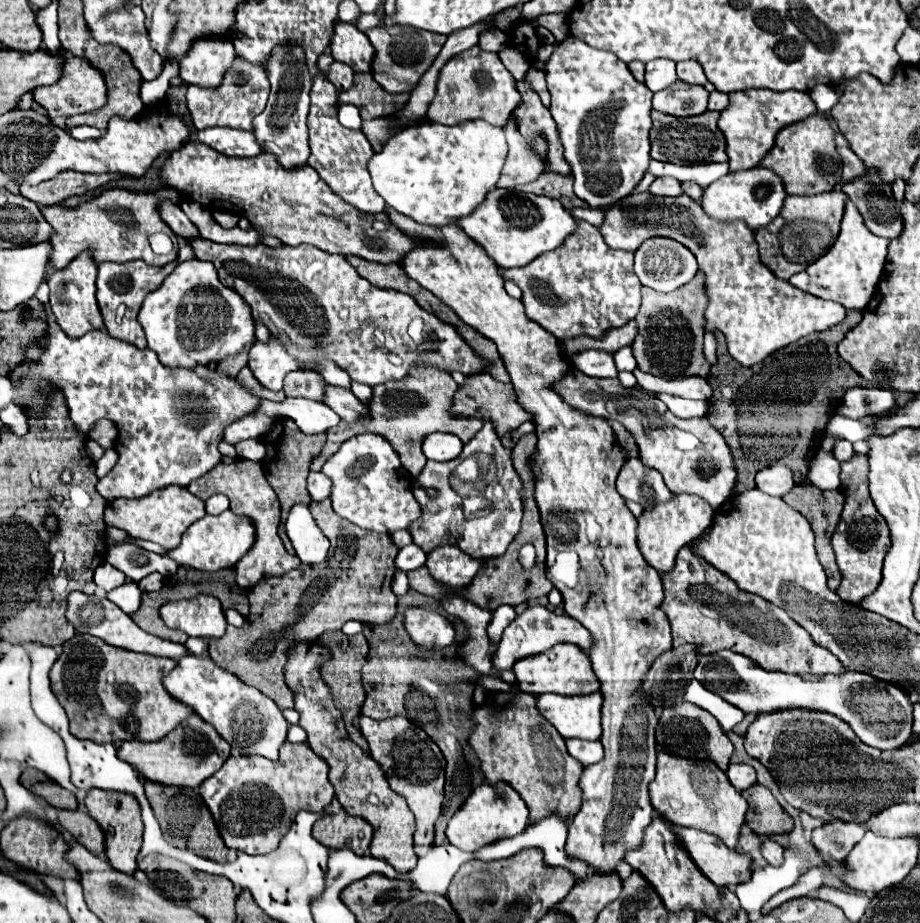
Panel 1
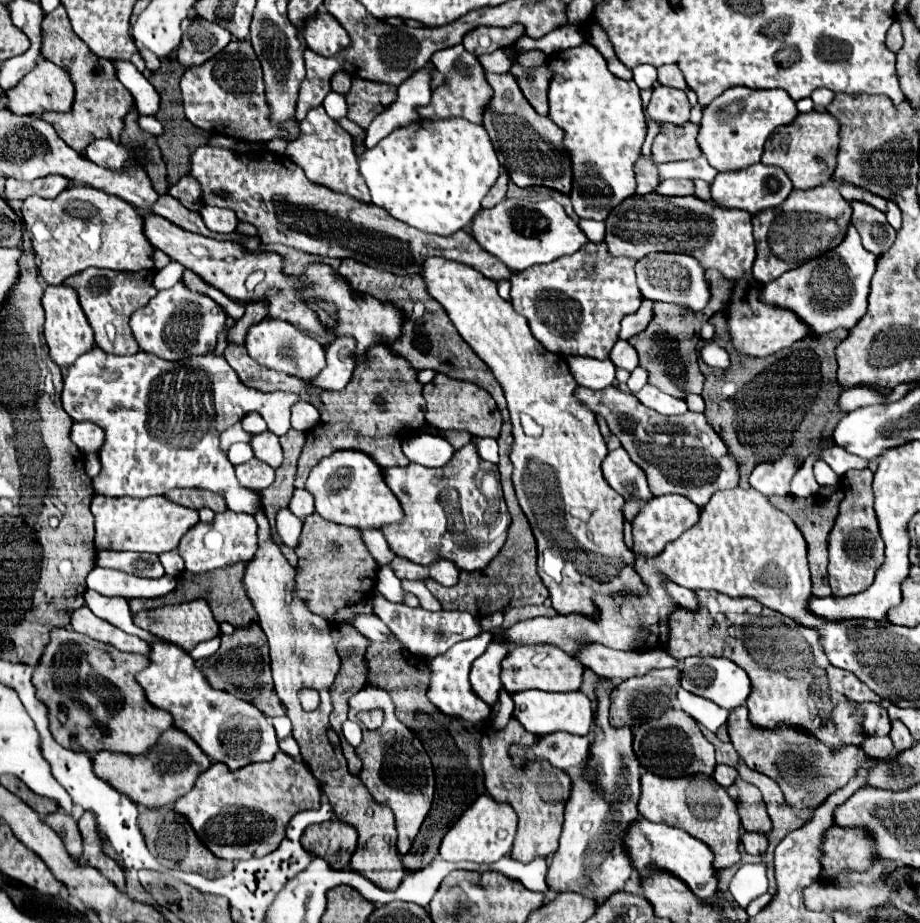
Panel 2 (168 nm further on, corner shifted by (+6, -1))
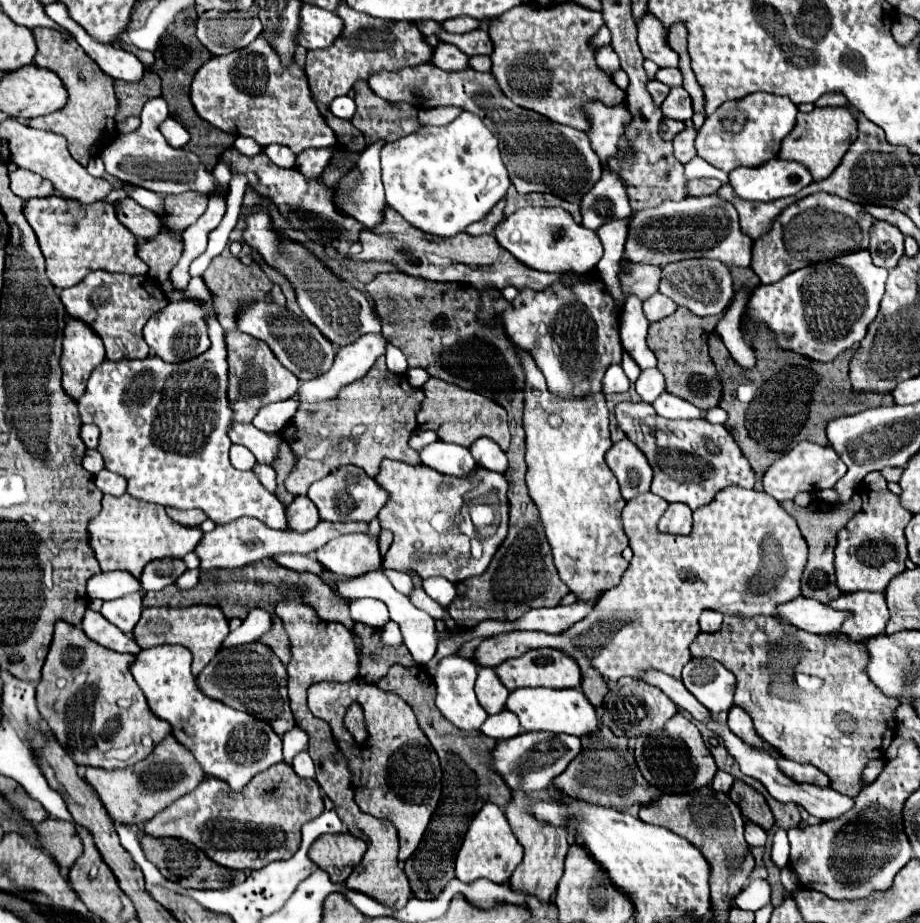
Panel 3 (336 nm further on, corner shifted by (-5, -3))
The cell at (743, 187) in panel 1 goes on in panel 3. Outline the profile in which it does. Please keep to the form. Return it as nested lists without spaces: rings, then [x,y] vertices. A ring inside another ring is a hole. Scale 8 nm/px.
[[[772,158],[758,168],[734,168],[730,172],[730,186],[742,200],[772,202],[794,196],[812,182],[804,164],[792,160]]]

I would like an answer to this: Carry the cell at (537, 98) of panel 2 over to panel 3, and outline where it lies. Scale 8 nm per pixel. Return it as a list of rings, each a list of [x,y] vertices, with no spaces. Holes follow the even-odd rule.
[[[564,2],[542,10],[534,10],[530,6],[516,6],[508,10],[504,16],[492,20],[488,28],[494,42],[492,74],[496,74],[496,80],[502,92],[508,92],[508,98],[512,98],[514,104],[536,110],[552,122],[586,130],[588,124],[584,120],[584,114],[576,112],[576,108],[580,108],[584,98],[604,100],[604,104],[618,104],[626,96],[624,90],[620,90],[612,80],[608,80],[608,76],[600,76],[600,72],[596,72],[594,60],[592,60],[592,50],[596,48],[592,48],[588,40],[598,32],[602,24],[604,20],[598,10],[590,10],[574,2]]]

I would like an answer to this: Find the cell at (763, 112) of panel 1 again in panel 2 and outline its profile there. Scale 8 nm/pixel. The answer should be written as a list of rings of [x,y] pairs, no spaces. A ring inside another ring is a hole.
[[[743,86],[729,88],[703,110],[697,144],[715,170],[741,170],[749,164],[757,164],[763,154],[763,144],[771,132],[777,126],[793,122],[797,114],[795,102],[789,94],[785,94],[785,90],[749,90]]]

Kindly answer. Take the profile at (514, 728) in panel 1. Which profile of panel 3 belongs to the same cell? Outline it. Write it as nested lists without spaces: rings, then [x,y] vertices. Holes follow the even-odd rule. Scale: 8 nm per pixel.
[[[514,790],[512,796],[510,796],[510,802],[506,804],[506,818],[508,822],[512,824],[512,830],[516,830],[516,836],[520,840],[520,844],[524,846],[524,860],[522,864],[514,870],[512,878],[510,878],[510,884],[512,888],[516,890],[524,890],[524,892],[530,892],[530,894],[536,894],[540,900],[550,900],[556,886],[558,886],[558,880],[562,876],[562,870],[564,870],[564,858],[566,858],[566,852],[570,848],[570,842],[568,842],[568,828],[564,826],[554,826],[550,822],[544,822],[544,820],[538,820],[536,816],[532,816],[528,810],[532,804],[536,802],[550,802],[550,804],[566,804],[566,796],[562,790],[552,790],[552,792],[546,792],[546,790],[540,790],[540,792],[522,792],[522,790]]]

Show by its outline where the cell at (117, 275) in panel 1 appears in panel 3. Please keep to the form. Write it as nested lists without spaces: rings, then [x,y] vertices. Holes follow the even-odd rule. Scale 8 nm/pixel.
[[[104,270],[90,272],[80,284],[62,290],[60,300],[70,316],[84,320],[102,338],[108,360],[146,358],[150,354],[150,348],[142,338],[142,328],[150,316],[154,316],[168,304],[156,280],[146,276],[108,274]]]

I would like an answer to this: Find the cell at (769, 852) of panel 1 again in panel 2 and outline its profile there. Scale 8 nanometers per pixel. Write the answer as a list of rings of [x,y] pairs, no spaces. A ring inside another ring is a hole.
[[[745,832],[741,836],[741,842],[743,842],[747,854],[763,854],[765,846],[767,846],[765,834],[755,834],[755,832]]]

